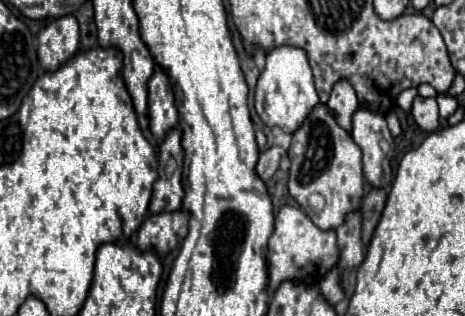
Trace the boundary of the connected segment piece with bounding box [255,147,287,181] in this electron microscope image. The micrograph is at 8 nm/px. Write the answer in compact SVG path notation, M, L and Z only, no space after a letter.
M269 147L265 153L259 155L259 163L257 163L257 175L267 181L269 177L273 177L273 173L279 169L281 159L287 155L287 151L283 147Z

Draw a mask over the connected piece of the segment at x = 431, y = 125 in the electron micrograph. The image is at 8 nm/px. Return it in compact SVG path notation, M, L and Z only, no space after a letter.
M417 97L413 101L413 109L411 109L411 115L415 119L415 123L431 133L439 127L439 107L437 107L437 101L435 99L423 99L423 97Z

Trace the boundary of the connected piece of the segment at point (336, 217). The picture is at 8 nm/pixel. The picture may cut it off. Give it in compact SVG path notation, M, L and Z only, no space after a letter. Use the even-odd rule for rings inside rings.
M317 105L305 123L293 133L293 141L289 147L289 195L303 207L303 211L309 215L309 219L321 229L321 231L335 231L345 223L345 217L349 213L359 211L361 199L363 199L363 163L361 163L361 149L353 143L351 135L341 129L327 105ZM311 193L321 193L327 201L325 209L321 213L313 213L307 207L307 197Z

